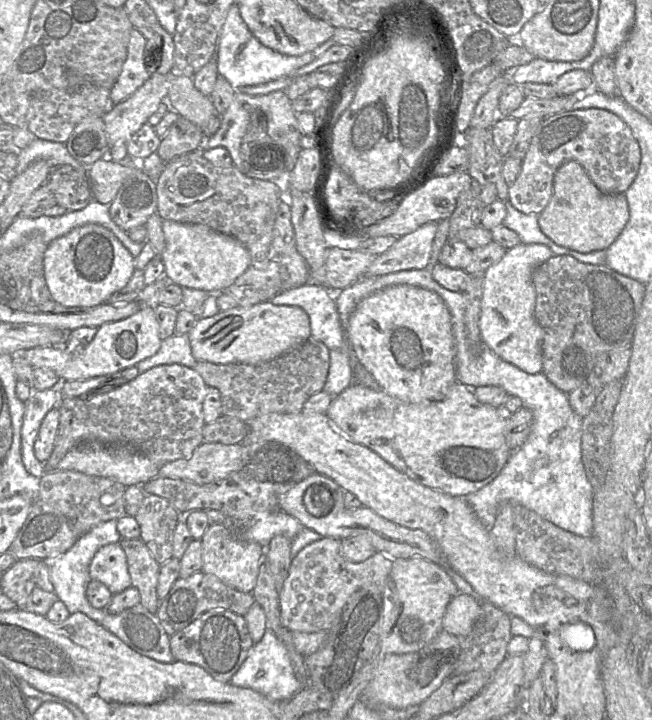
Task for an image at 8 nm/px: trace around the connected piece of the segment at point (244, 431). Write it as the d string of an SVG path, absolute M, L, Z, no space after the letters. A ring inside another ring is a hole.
M220 416L202 430L203 442L225 445L242 443L249 433L247 424L232 416Z

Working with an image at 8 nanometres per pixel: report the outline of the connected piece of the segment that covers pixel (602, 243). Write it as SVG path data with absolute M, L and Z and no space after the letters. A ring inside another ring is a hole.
M576 161L562 164L554 175L552 197L538 215L541 231L555 244L580 252L607 250L629 220L624 194L604 194Z

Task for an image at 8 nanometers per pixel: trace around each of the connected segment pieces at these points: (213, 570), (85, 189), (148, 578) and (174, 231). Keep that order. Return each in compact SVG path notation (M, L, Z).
M211 524L201 539L202 570L216 576L226 585L245 593L252 593L265 547L255 542L239 541L222 524Z
M54 167L44 185L53 193L57 205L67 211L82 210L93 200L86 169Z
M140 538L122 539L120 545L126 554L132 586L140 593L140 604L156 614L160 604L157 584L161 565Z
M163 220L162 230L165 249L158 257L164 264L165 275L180 287L218 294L231 286L251 265L250 254L239 240L206 225Z

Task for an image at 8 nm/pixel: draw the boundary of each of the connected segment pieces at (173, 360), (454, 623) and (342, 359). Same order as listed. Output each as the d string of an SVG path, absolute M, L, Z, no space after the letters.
M175 333L171 337L168 337L165 340L162 340L160 349L155 355L140 361L136 365L136 367L139 373L141 374L147 371L148 369L158 366L158 365L181 364L186 367L190 367L194 369L196 363L197 363L197 360L192 355L188 334L176 334Z
M458 593L446 607L442 628L459 638L466 637L481 613L481 600L467 594Z
M349 344L346 349L330 350L328 376L323 391L336 396L353 383L352 367L354 357Z

